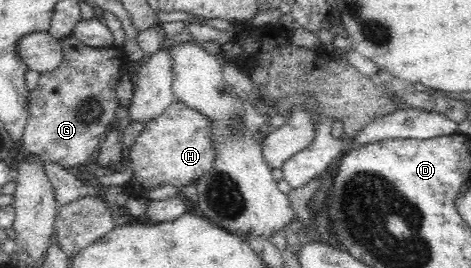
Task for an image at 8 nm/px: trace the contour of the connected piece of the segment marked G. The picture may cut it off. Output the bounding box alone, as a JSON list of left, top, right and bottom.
[22,35,129,168]

